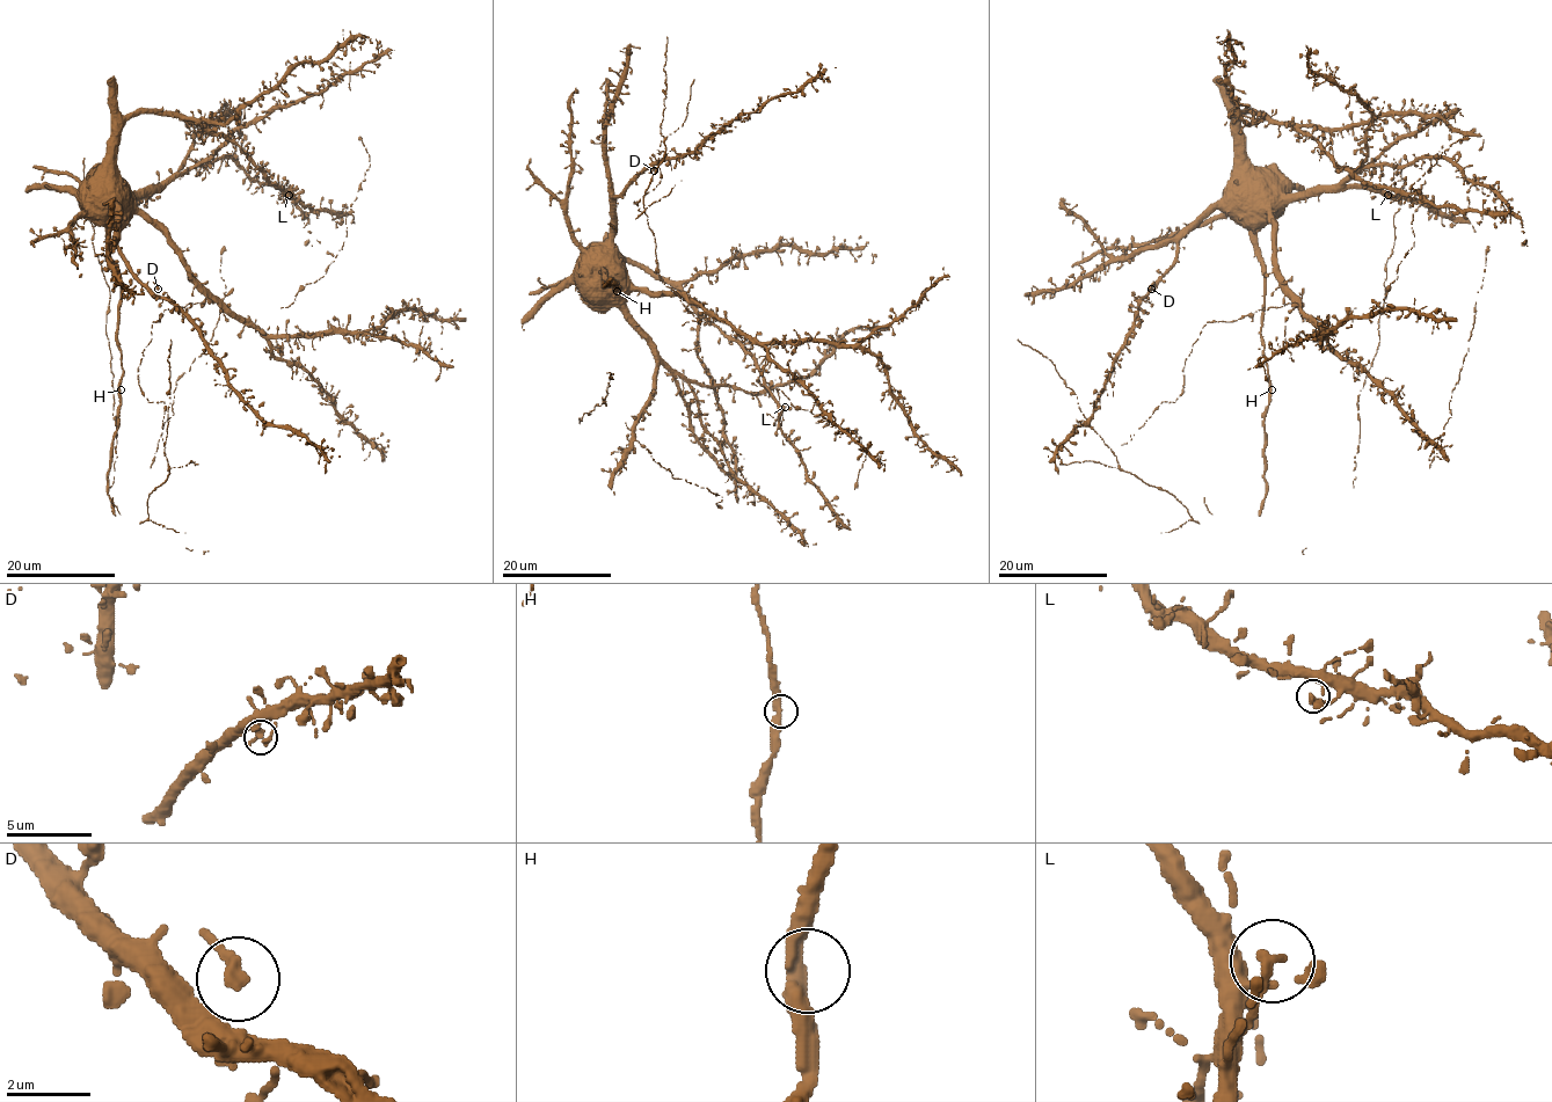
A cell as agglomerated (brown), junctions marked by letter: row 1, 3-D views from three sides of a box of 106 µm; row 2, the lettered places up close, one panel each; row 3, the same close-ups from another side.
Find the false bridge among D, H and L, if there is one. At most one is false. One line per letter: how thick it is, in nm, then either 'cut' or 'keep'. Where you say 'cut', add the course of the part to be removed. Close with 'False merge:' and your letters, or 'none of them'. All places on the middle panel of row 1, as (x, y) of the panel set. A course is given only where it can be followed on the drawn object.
D: 300 nm thick; keep
H: 400 nm thick; keep
L: 280 nm thick; keep
False merge: none of them

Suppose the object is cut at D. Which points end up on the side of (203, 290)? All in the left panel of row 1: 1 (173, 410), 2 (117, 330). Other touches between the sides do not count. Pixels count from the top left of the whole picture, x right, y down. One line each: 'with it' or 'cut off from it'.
1: with it
2: with it

